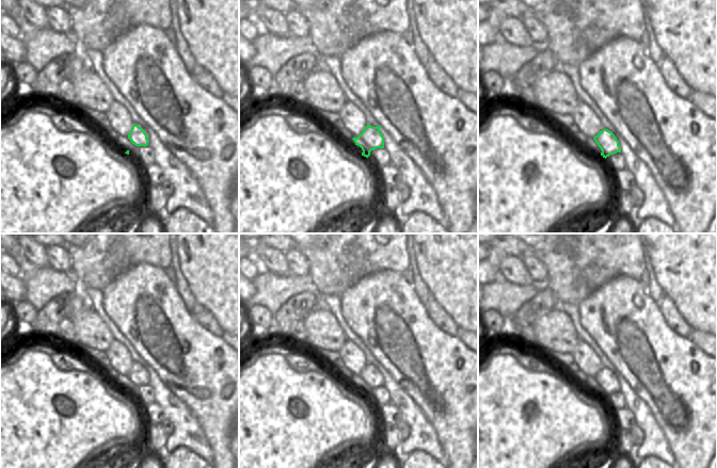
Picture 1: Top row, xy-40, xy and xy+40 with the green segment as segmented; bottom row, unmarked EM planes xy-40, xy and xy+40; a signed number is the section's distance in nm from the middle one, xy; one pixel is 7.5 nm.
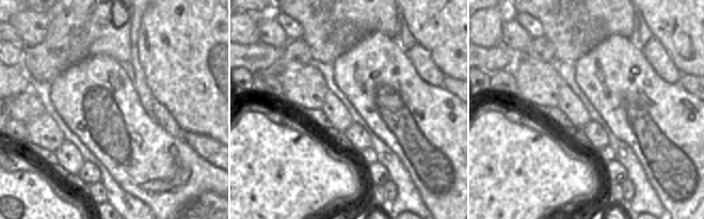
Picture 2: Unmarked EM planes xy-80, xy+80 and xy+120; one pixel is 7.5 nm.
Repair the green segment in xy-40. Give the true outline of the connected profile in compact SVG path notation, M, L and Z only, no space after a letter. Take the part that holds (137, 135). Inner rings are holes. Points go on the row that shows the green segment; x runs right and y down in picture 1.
M134 124L132 125L132 128L128 134L128 139L136 146L145 147L148 145L148 142L149 142L145 131L141 127L139 127L138 125L134 125Z

